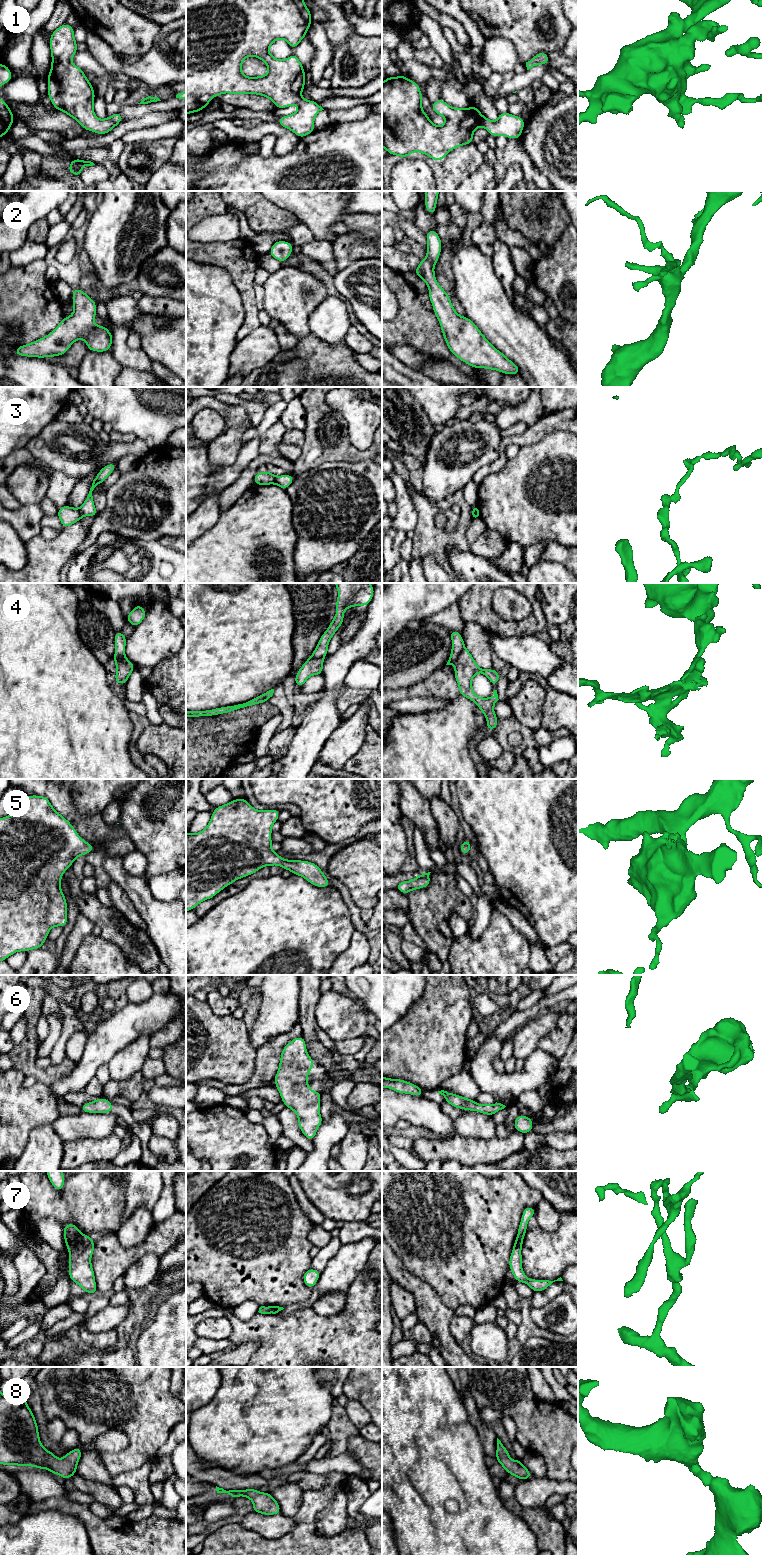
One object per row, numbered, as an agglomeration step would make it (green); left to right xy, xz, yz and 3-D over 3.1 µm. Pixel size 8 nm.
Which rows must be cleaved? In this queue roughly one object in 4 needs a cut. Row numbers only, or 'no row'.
3, 4, 7

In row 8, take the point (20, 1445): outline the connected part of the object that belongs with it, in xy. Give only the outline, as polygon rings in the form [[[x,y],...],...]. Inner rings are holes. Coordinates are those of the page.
[[[0,1392],[1,1465],[35,1466],[36,1469],[46,1468],[52,1474],[58,1473],[63,1479],[70,1479],[77,1473],[77,1463],[79,1462],[82,1453],[82,1450],[79,1447],[75,1447],[59,1460],[55,1454],[42,1446],[38,1432],[38,1424],[25,1398],[17,1393],[4,1396]]]

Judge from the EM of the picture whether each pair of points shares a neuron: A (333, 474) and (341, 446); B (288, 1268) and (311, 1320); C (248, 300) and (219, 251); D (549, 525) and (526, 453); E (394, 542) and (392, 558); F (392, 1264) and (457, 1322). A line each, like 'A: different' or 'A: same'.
A: different
B: different
C: same
D: same
E: same
F: different

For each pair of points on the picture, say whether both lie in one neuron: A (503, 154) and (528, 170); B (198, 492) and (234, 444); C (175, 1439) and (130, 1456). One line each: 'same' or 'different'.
A: same
B: different
C: different

